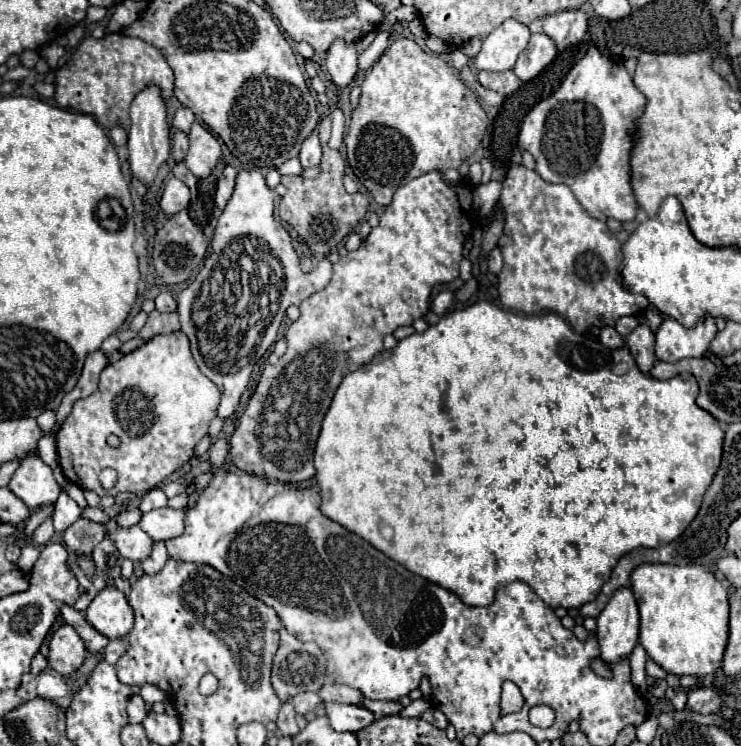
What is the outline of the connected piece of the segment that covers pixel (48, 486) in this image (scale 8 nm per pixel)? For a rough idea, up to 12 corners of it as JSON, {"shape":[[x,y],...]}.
{"shape":[[39,456],[21,460],[9,488],[31,510],[61,492]]}

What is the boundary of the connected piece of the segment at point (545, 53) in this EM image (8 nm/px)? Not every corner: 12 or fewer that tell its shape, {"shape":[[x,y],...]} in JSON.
{"shape":[[531,34],[513,68],[521,82],[533,80],[557,56],[553,40]]}

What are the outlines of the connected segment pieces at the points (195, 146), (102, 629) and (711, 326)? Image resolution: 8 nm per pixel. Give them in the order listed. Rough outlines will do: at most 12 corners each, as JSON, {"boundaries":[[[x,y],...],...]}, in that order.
{"boundaries":[[[199,122],[185,164],[207,178],[221,160],[219,140]],[[103,588],[85,610],[105,638],[133,630],[133,610],[121,590]],[[705,316],[695,328],[665,318],[655,332],[661,362],[699,358],[717,334]]]}

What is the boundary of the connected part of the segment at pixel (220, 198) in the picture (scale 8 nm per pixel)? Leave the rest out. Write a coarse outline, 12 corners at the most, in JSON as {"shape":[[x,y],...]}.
{"shape":[[225,166],[215,202],[223,208],[235,188],[237,170],[233,166]]}

